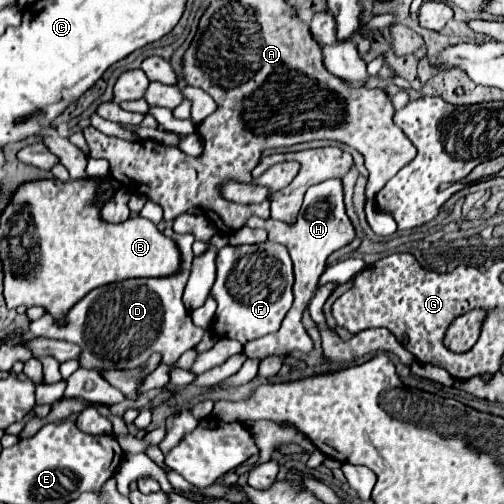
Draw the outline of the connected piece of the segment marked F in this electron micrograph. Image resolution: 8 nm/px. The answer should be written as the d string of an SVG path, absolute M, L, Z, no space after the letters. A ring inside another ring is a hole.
M278 242L226 246L218 250L216 284L212 286L212 296L218 302L214 332L234 338L240 344L276 332L292 306L292 284L292 260L288 250Z

